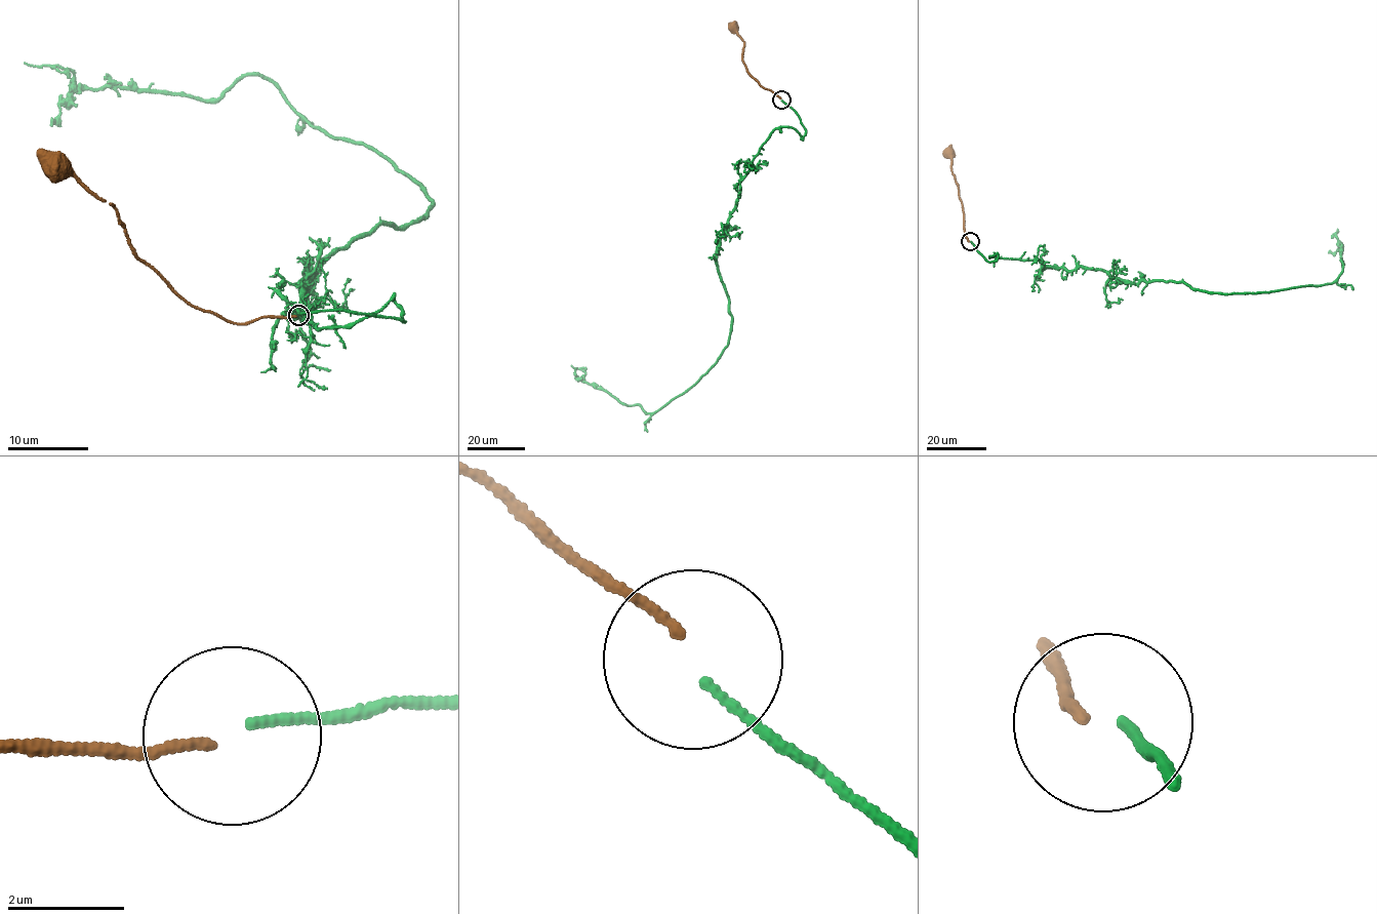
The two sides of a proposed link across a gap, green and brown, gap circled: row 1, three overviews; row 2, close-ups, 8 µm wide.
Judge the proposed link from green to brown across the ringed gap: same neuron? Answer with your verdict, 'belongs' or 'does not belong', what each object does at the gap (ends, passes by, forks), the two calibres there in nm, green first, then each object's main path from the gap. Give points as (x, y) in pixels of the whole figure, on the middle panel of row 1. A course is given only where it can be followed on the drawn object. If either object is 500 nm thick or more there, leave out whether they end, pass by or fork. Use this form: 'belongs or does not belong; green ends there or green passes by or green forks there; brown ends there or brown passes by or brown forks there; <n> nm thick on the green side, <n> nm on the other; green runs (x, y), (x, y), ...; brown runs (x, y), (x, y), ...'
does not belong; green ends there; brown ends there; 130 nm thick on the green side, 160 nm on the other; green runs (781, 101), (805, 135), (777, 127), (739, 183), (717, 249), (732, 324), (716, 363), (646, 413), (571, 365); brown runs (780, 98), (752, 78), (742, 58), (744, 43), (733, 28)

